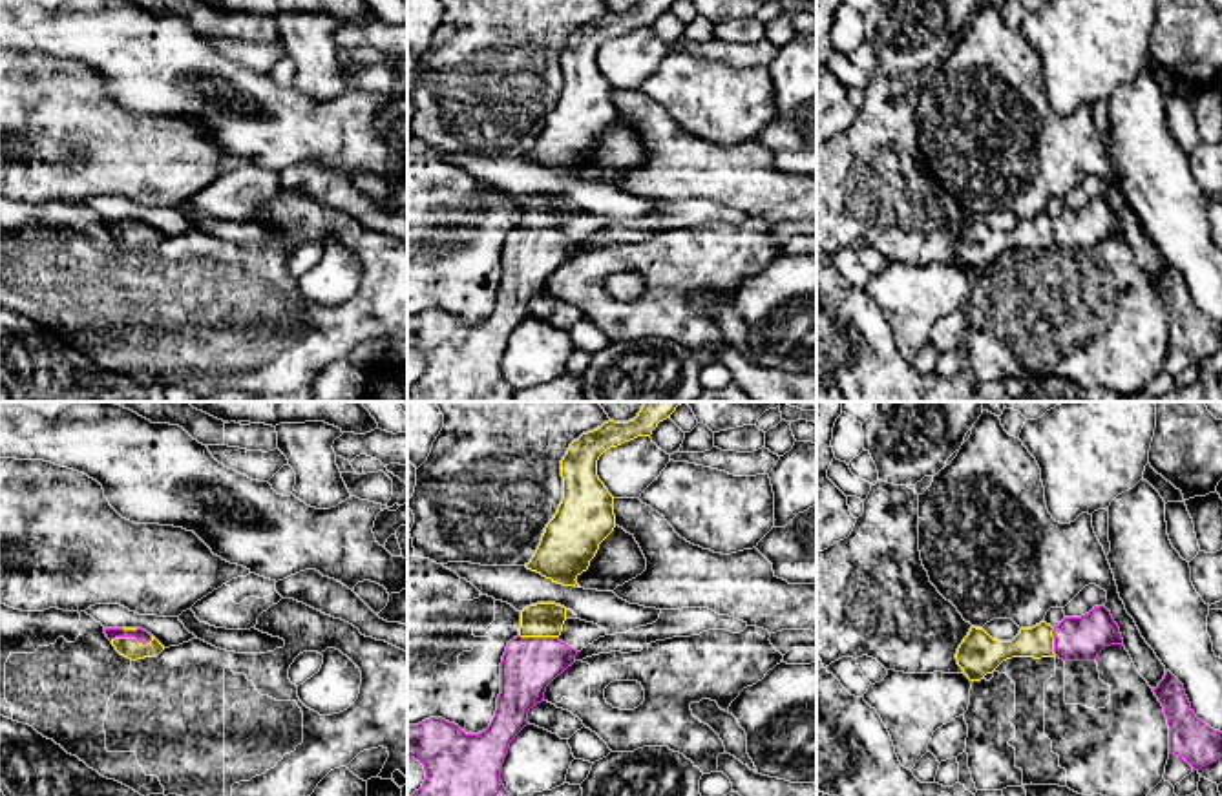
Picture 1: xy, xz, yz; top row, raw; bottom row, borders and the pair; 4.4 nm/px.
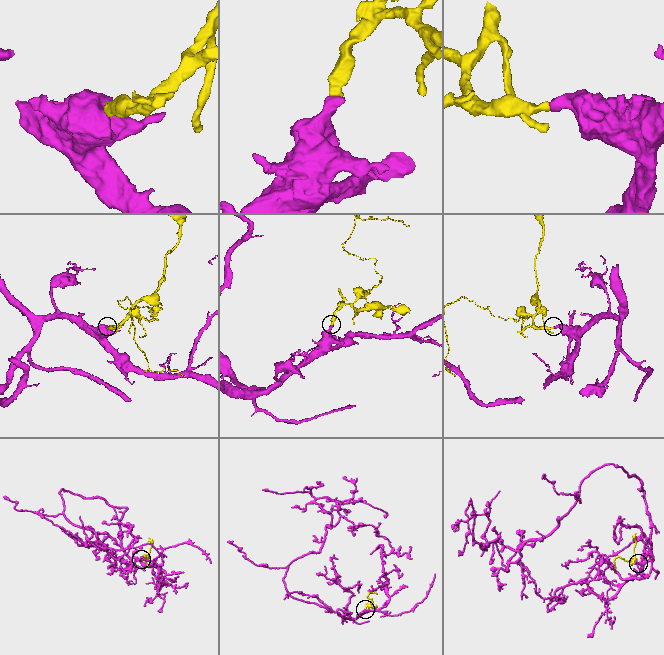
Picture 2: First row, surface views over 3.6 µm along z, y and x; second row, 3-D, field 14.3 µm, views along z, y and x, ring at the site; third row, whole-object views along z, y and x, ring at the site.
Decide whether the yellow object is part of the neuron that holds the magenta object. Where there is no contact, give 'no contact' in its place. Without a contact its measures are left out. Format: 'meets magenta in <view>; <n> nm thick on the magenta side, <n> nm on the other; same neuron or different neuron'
meets magenta in xy; 60 nm thick on the magenta side, 90 nm on the other; same neuron

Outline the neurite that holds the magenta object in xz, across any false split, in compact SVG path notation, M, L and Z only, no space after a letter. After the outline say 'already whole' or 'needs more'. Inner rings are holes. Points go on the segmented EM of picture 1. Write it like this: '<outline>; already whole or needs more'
M555 602L530 604L521 612L519 635L513 637L500 663L500 694L497 710L490 727L479 734L466 734L458 725L442 717L429 717L418 725L407 727L407 758L415 758L424 765L426 780L411 796L511 796L502 781L500 769L508 754L510 743L528 725L528 712L533 705L544 701L546 686L575 663L577 650L559 641L566 621L566 608Z; needs more

